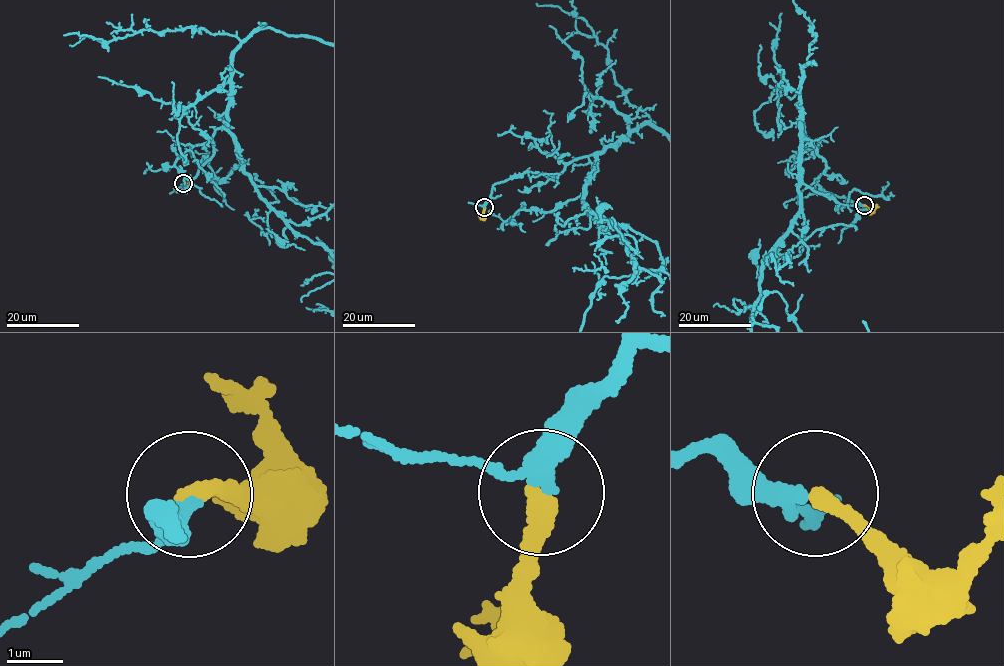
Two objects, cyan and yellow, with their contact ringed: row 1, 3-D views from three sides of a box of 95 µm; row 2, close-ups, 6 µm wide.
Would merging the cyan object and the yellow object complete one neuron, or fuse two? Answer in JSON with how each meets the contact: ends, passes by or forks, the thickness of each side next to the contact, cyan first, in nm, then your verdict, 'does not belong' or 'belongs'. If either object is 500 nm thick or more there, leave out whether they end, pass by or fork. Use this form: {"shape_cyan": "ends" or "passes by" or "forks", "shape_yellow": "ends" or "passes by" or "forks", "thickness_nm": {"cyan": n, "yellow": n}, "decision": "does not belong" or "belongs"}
{"shape_cyan": "passes by", "shape_yellow": "ends", "thickness_nm": {"cyan": 280, "yellow": 320}, "decision": "belongs"}

